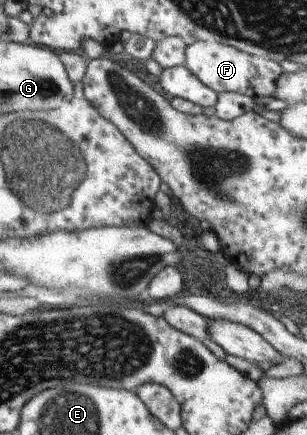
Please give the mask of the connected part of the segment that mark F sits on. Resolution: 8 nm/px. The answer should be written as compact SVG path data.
M197 40L186 47L183 66L201 84L209 87L216 95L225 91L238 92L249 98L260 96L264 101L271 97L275 83L283 73L277 62L238 51L232 46L218 42Z

